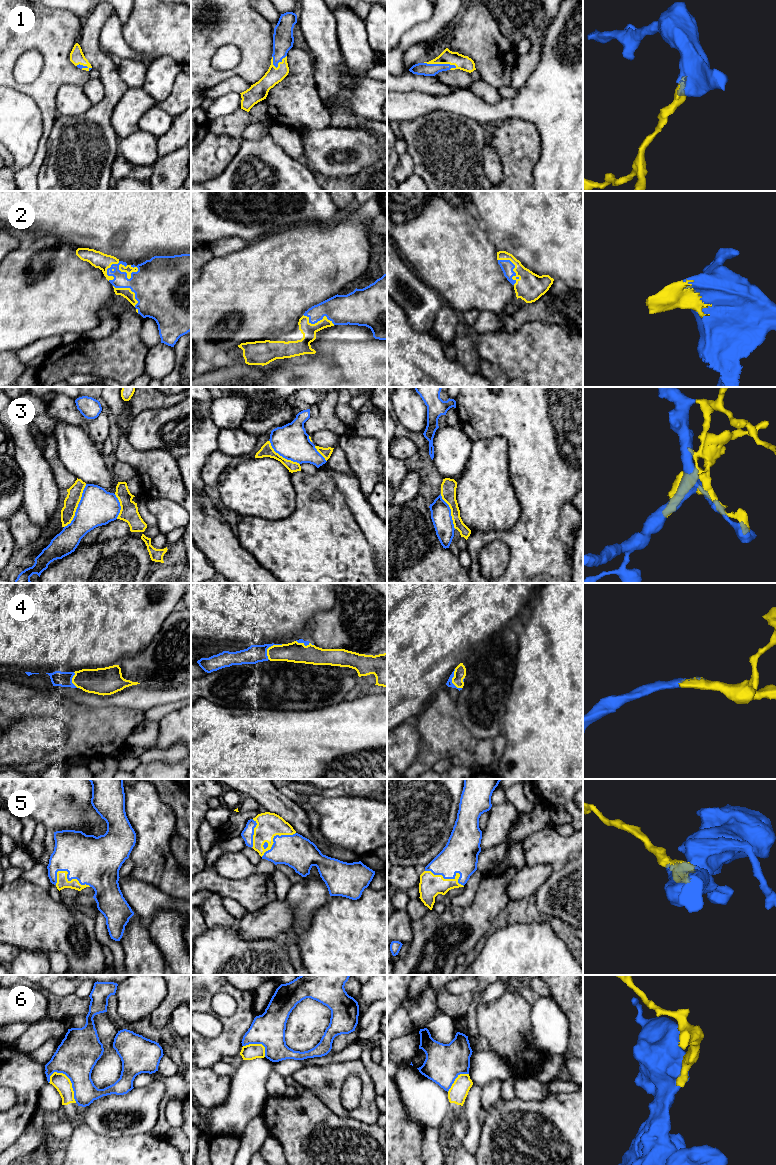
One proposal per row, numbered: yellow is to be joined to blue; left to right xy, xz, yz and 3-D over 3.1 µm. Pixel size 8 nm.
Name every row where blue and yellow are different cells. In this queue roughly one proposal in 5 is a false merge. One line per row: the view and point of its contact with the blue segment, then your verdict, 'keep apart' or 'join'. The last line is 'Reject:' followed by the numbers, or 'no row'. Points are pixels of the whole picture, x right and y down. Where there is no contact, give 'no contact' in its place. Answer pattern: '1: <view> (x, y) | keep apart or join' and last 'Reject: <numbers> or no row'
1: yz (440, 64) | join
2: xy (122, 272) | join
3: xy (78, 506) | join
4: xz (270, 646) | join
5: xz (274, 837) | join
6: xy (71, 1082) | keep apart
Reject: 6

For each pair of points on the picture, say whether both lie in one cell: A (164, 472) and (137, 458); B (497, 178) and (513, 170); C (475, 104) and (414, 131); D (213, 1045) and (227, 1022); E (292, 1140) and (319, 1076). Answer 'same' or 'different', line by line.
A: same
B: different
C: different
D: same
E: different

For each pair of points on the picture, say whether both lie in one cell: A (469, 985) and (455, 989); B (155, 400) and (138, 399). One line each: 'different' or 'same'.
A: same
B: same

